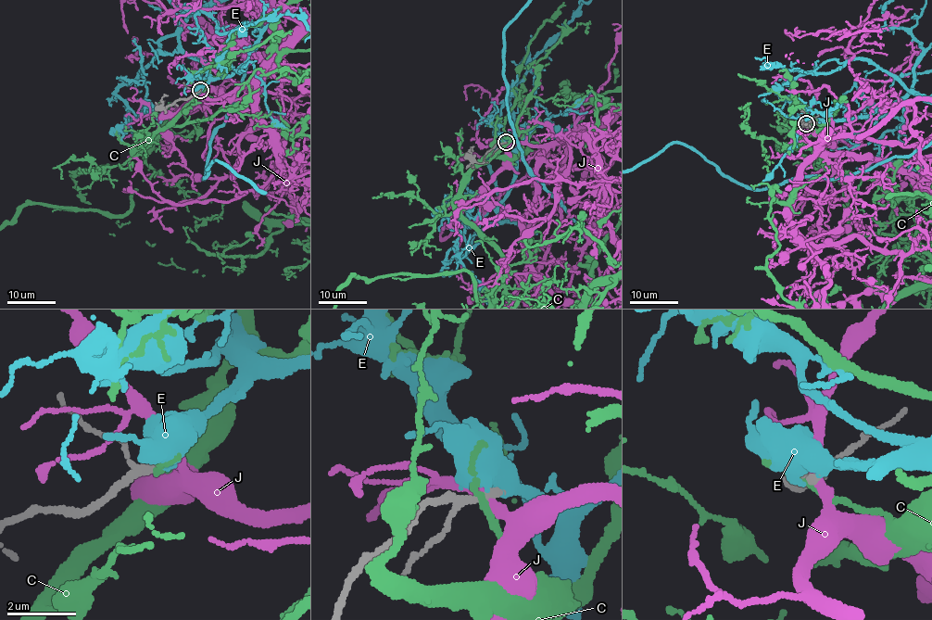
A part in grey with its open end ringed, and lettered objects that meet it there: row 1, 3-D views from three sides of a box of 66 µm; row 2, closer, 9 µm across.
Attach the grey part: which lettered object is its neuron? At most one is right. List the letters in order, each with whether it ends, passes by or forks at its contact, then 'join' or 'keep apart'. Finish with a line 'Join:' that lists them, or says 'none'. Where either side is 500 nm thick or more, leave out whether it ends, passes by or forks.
C: it passes by | keep apart
E: it passes by | join
J: it passes by | keep apart
Join: E

